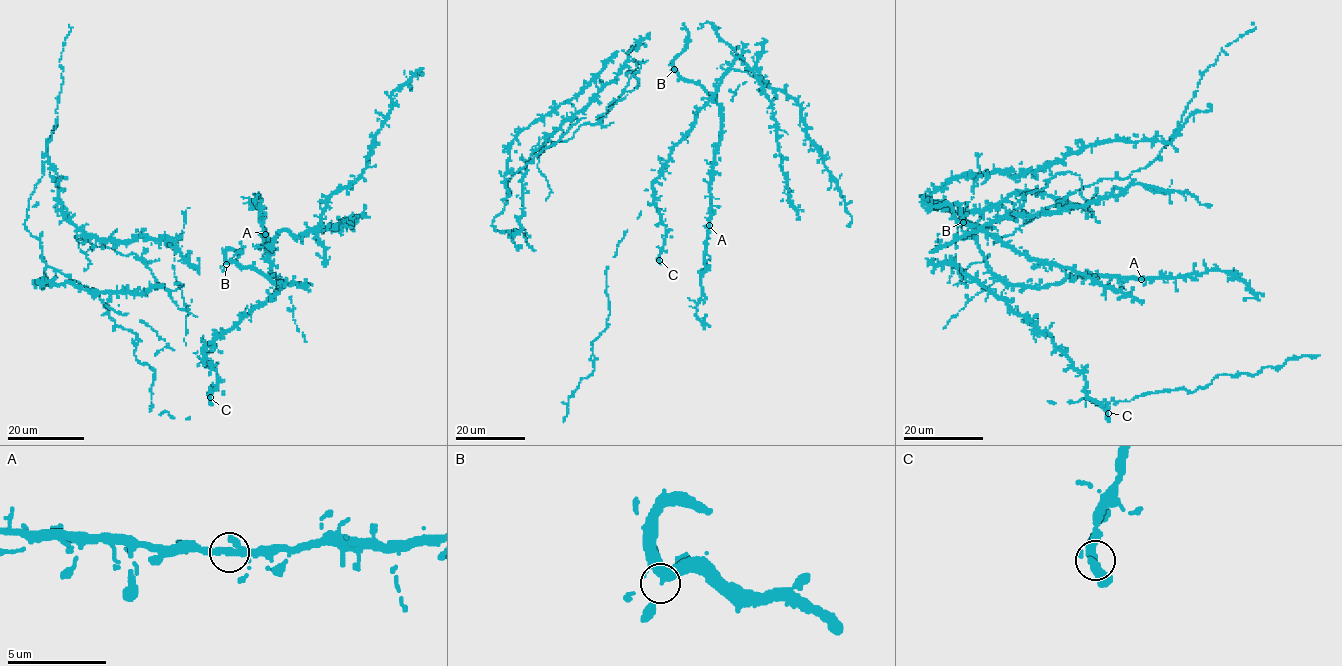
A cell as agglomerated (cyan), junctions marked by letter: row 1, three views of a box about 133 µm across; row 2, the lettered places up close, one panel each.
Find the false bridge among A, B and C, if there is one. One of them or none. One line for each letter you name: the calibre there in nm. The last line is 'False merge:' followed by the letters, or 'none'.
False merge: none

